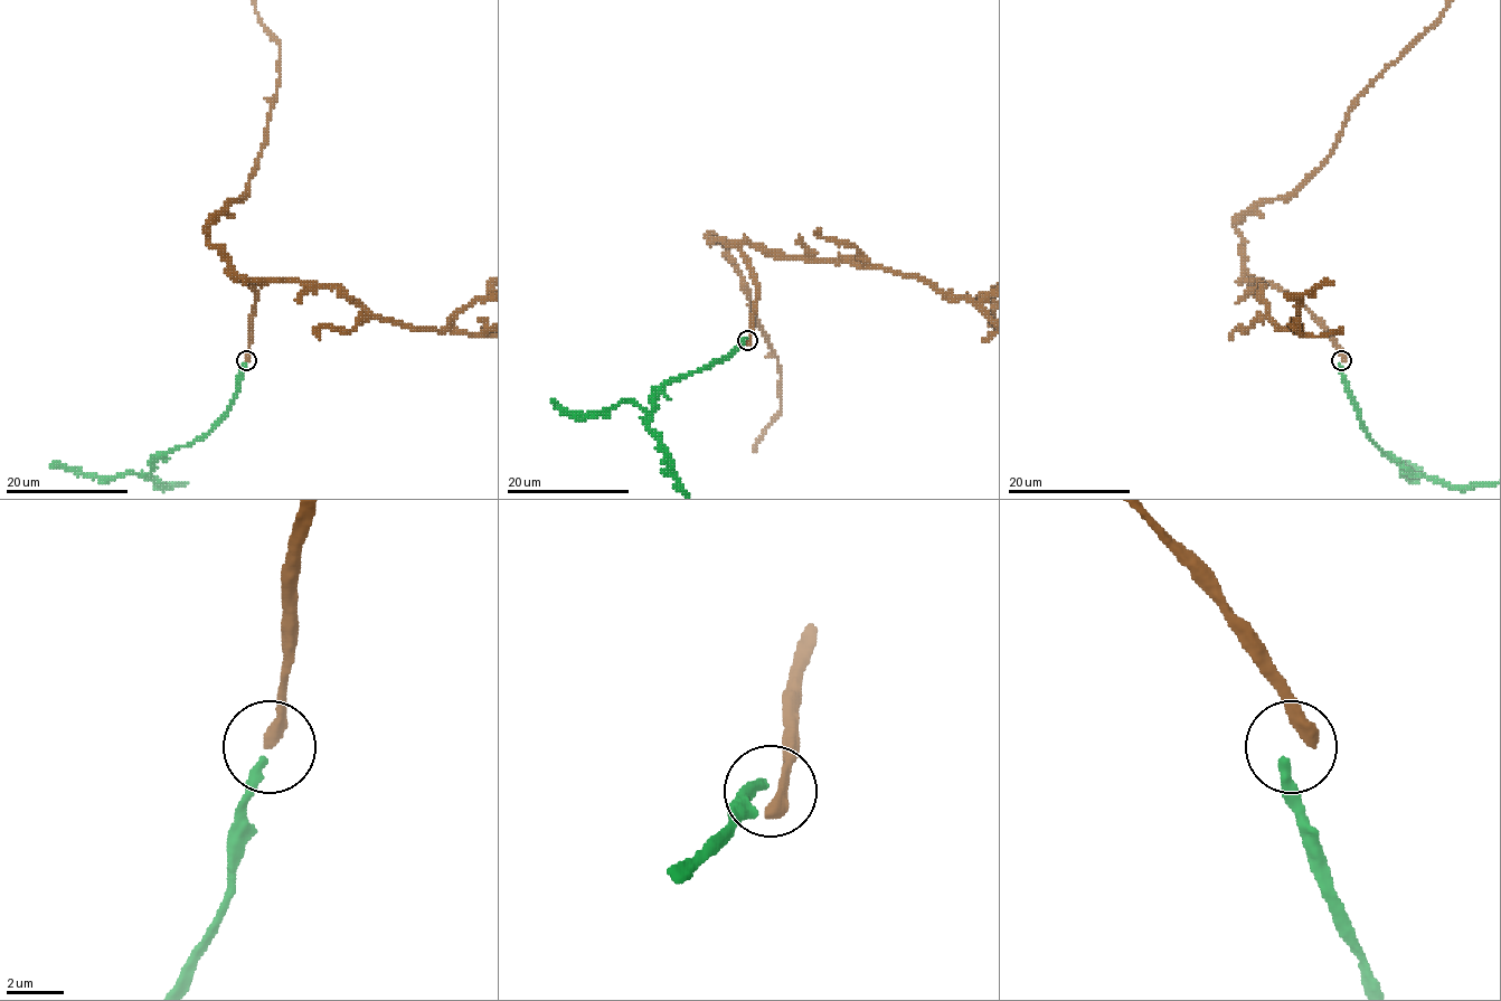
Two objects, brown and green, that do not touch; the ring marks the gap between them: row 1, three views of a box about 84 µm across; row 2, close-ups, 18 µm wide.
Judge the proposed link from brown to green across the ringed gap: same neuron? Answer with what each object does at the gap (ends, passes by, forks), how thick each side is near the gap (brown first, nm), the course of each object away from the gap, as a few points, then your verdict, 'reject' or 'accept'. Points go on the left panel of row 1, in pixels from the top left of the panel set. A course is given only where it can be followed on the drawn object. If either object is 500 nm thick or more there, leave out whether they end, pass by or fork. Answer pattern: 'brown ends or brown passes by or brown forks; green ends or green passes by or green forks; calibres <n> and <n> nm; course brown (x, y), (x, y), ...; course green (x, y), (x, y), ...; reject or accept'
calibres 550 and 320 nm; course brown (246, 360), (256, 293), (208, 243), (208, 224), (248, 186), (275, 95), (279, 43); reject

